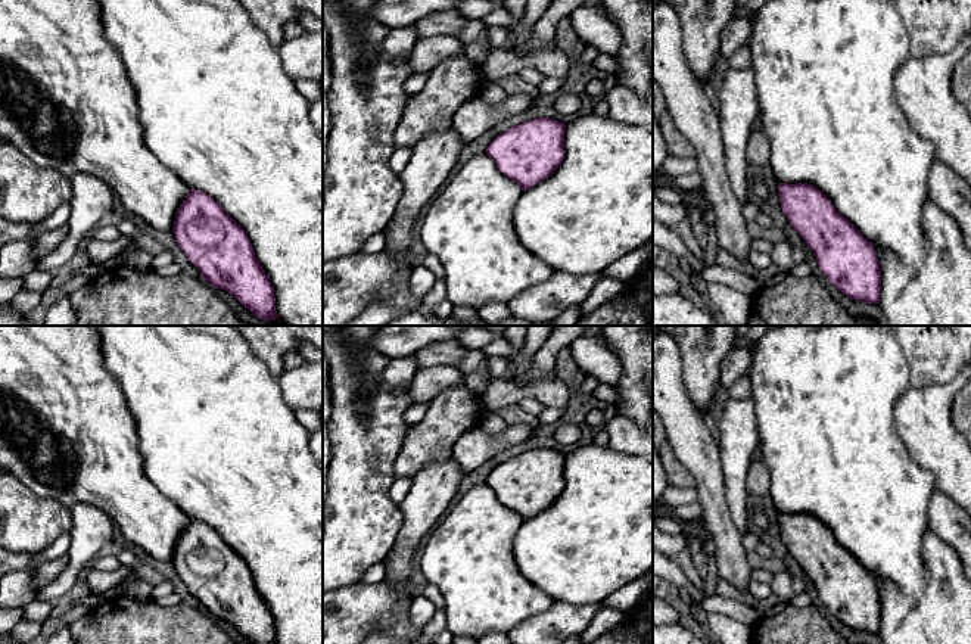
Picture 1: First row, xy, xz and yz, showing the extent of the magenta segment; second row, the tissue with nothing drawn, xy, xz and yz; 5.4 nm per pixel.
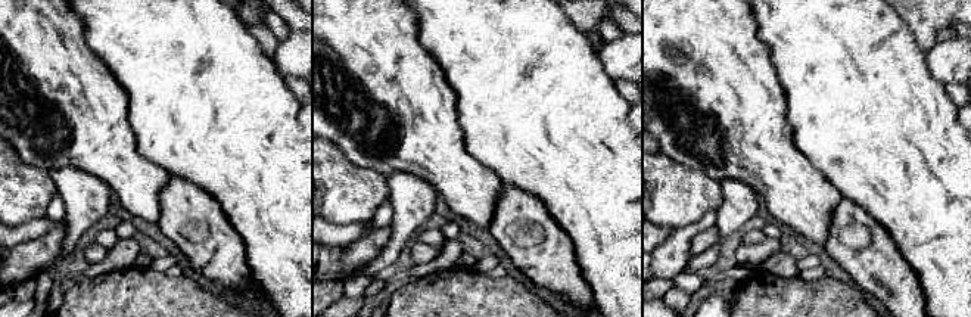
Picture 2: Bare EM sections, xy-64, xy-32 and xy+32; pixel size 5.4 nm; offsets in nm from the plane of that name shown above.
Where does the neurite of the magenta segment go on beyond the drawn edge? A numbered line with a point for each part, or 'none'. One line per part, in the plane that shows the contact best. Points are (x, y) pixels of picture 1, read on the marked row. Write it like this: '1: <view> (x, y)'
1: xy (217, 108)

